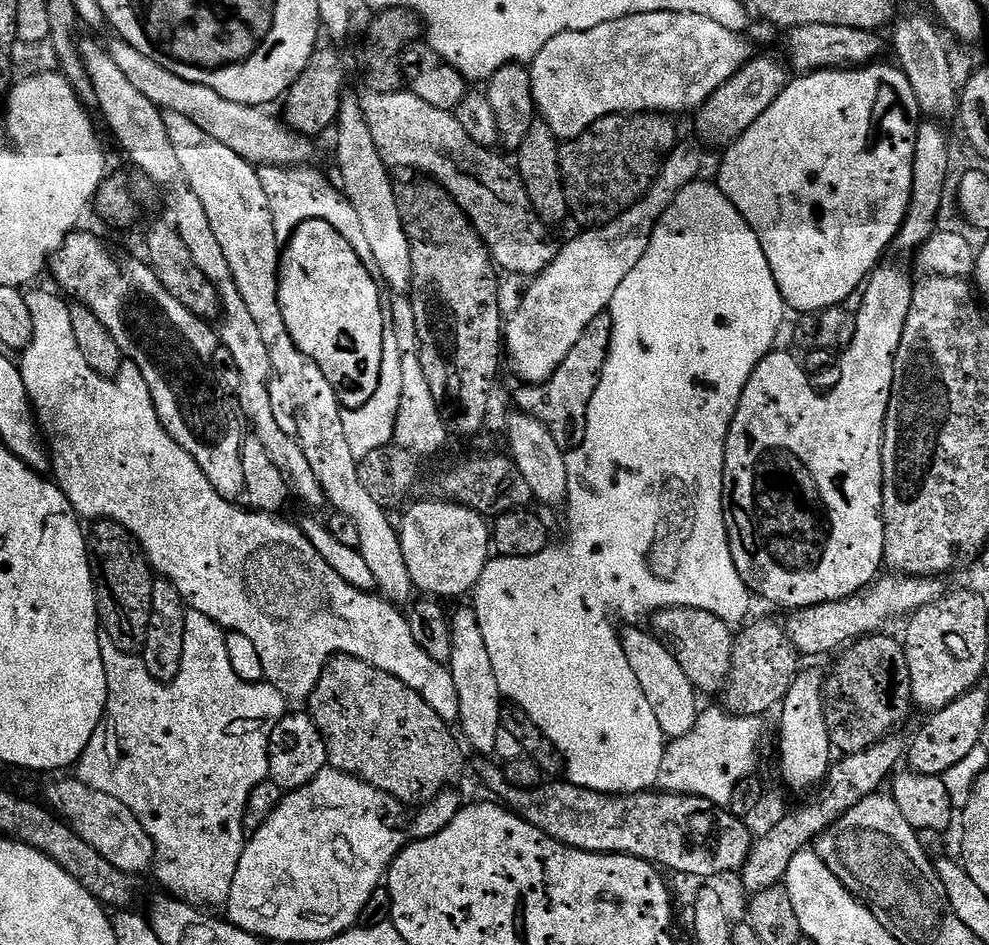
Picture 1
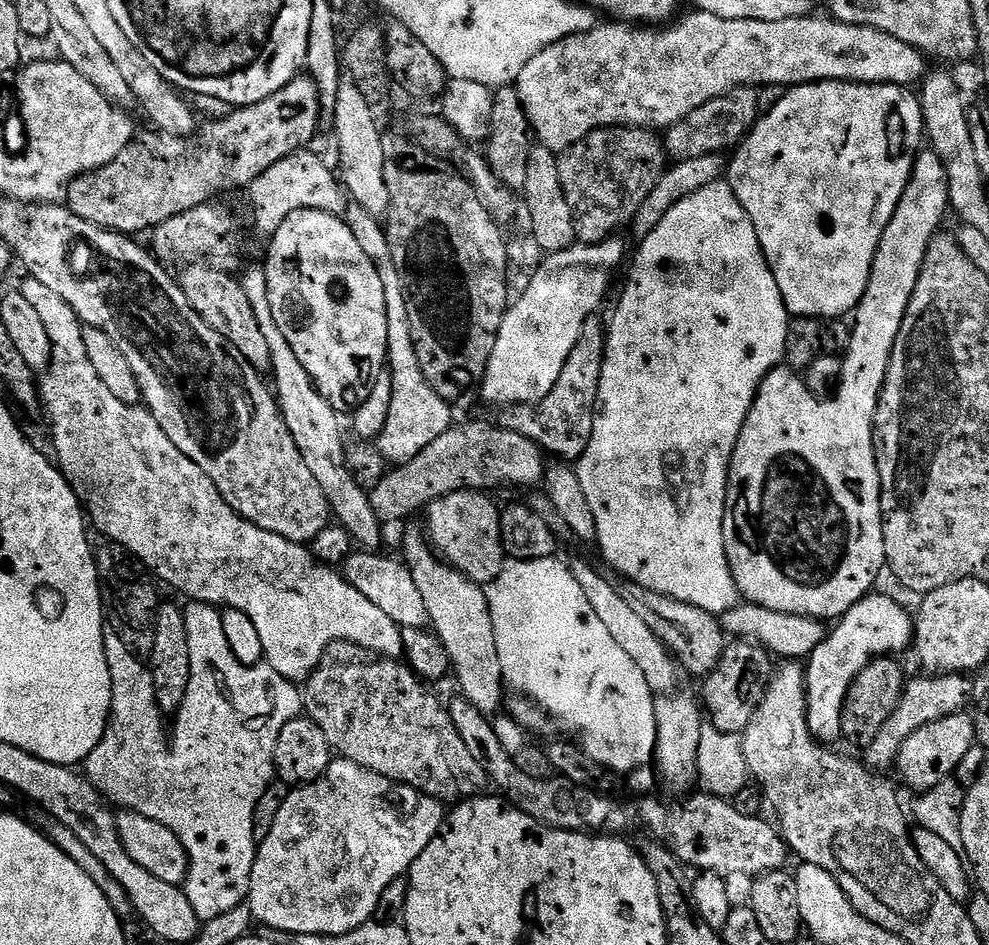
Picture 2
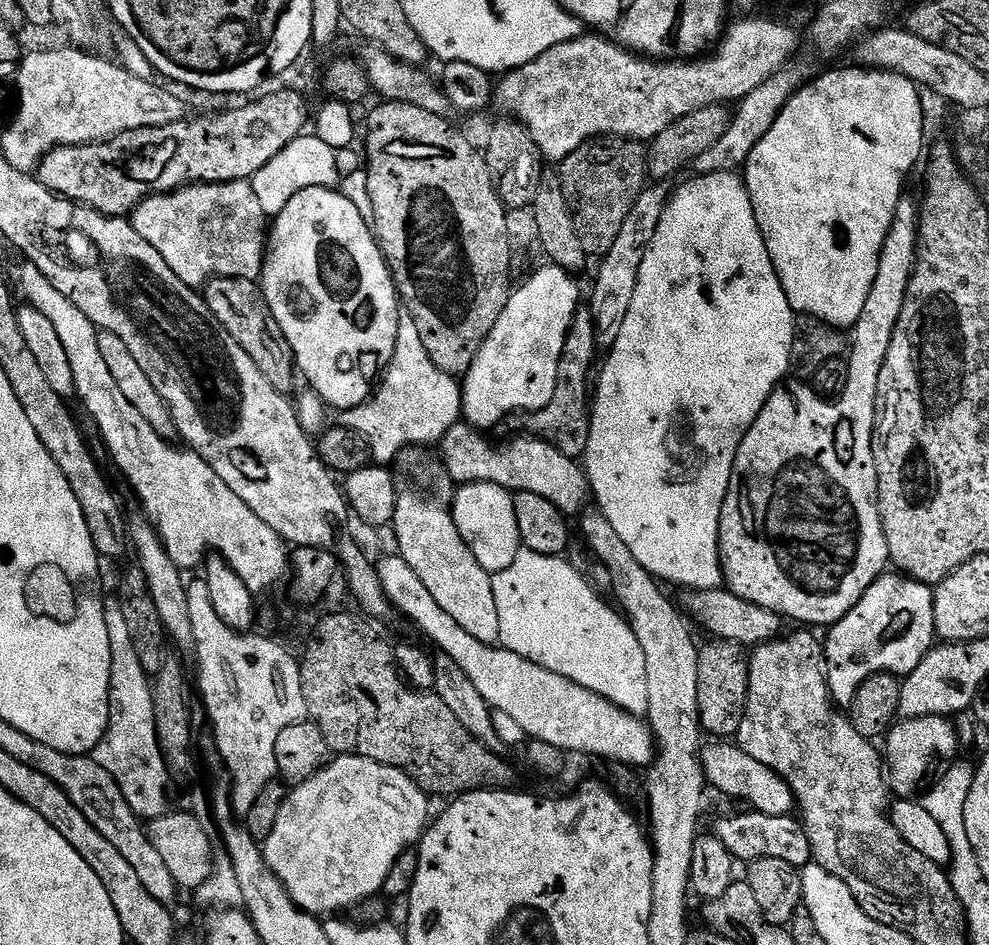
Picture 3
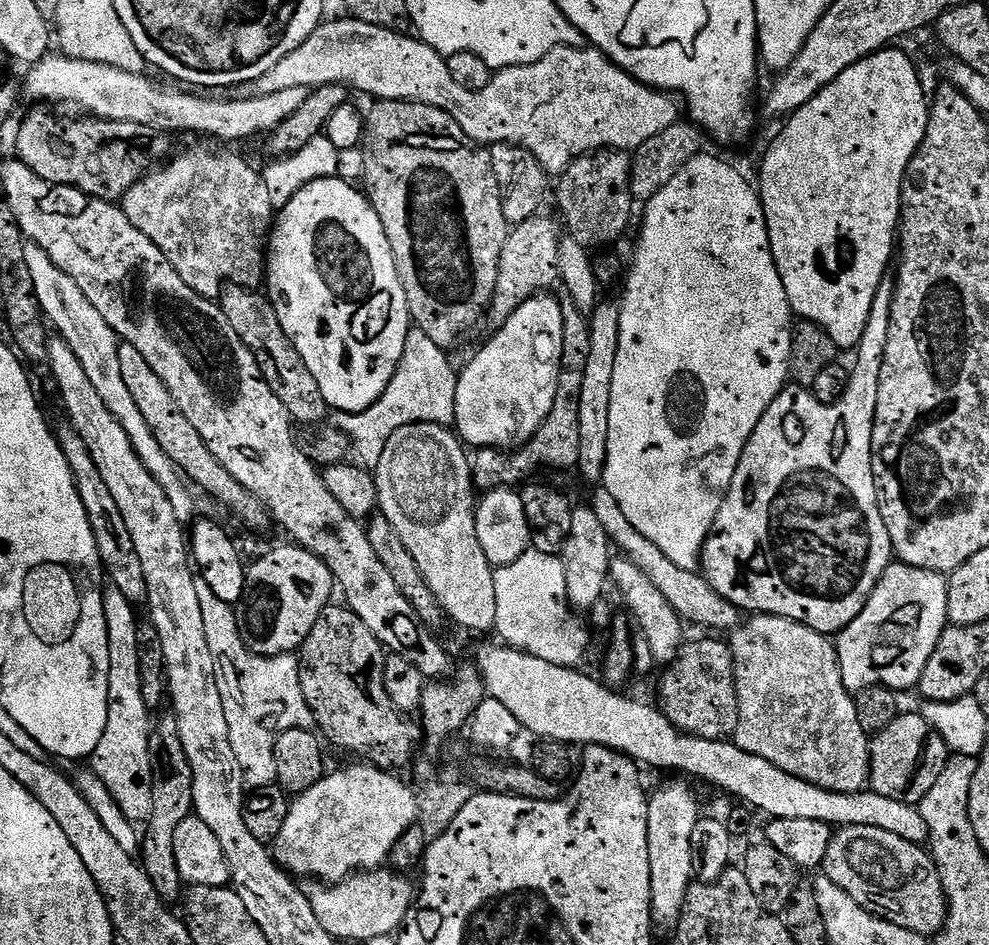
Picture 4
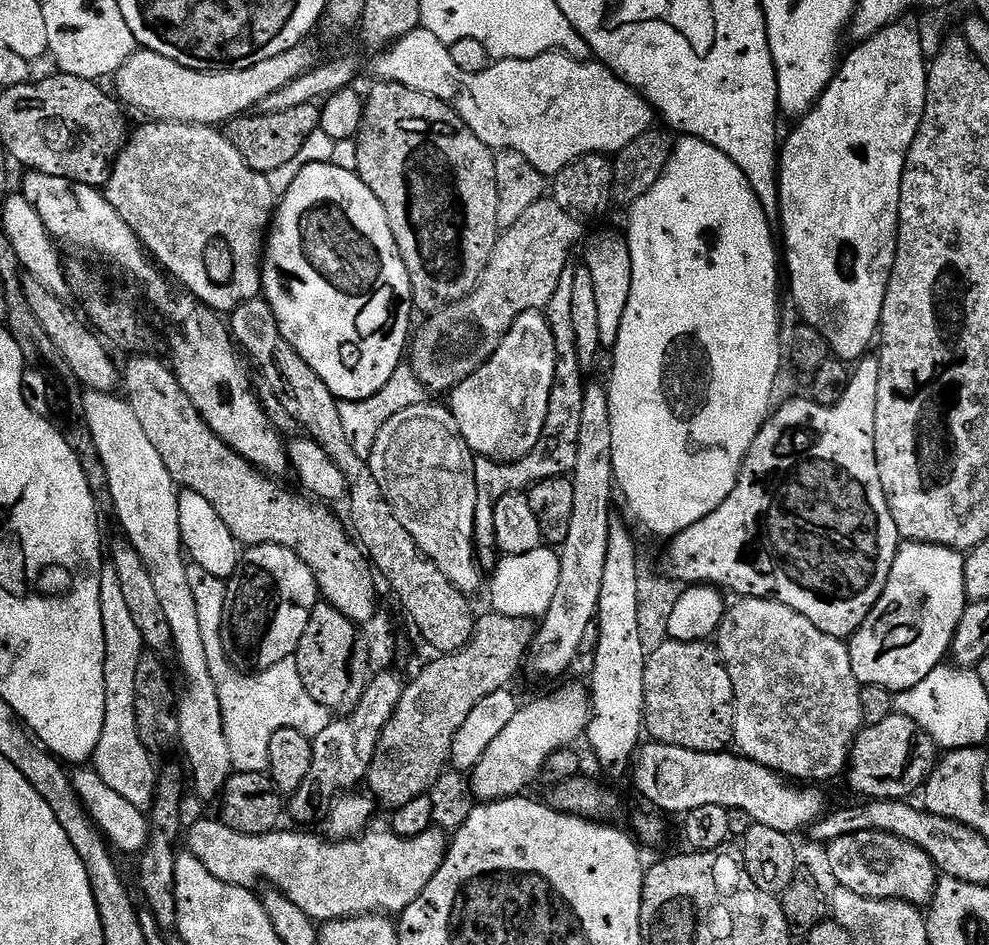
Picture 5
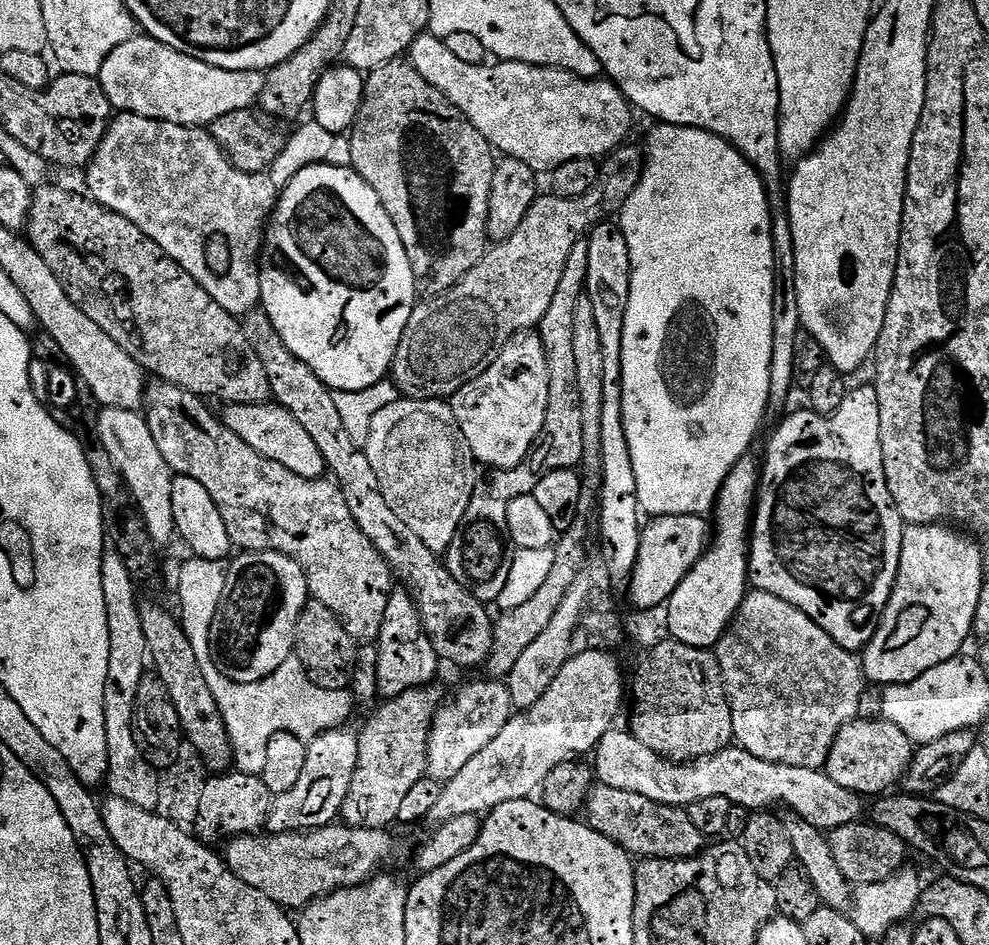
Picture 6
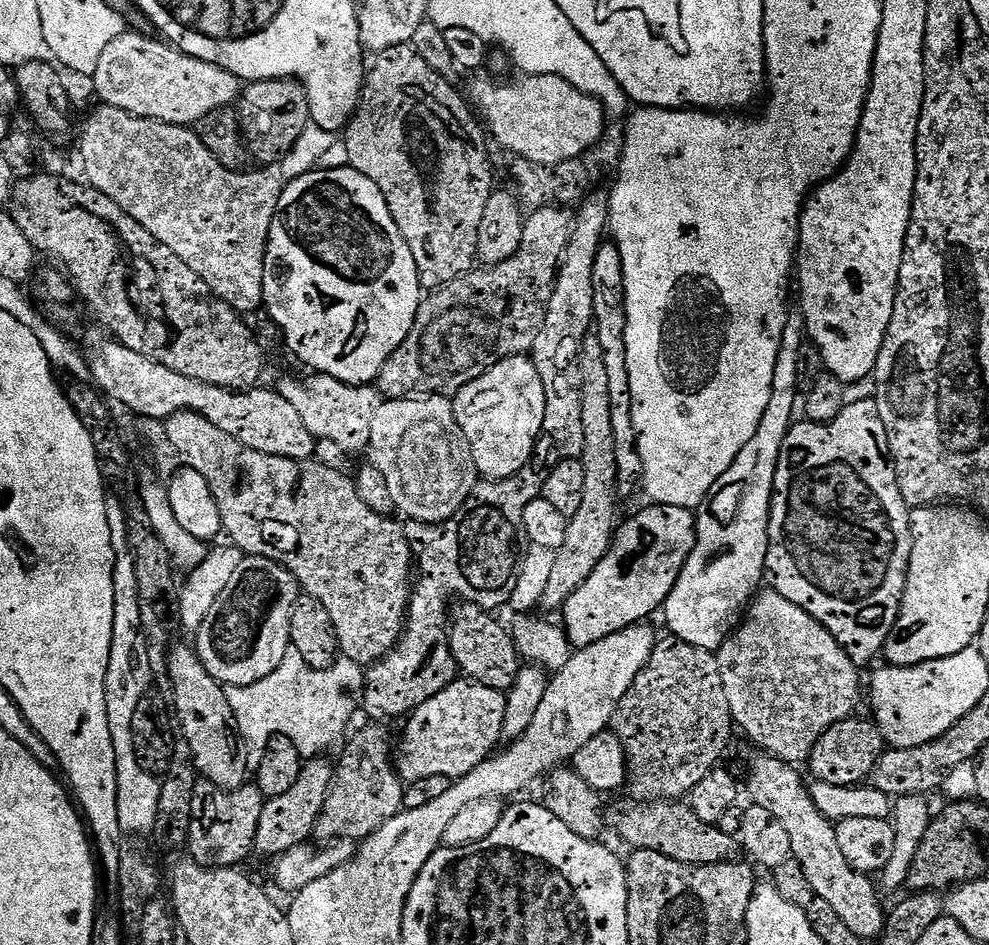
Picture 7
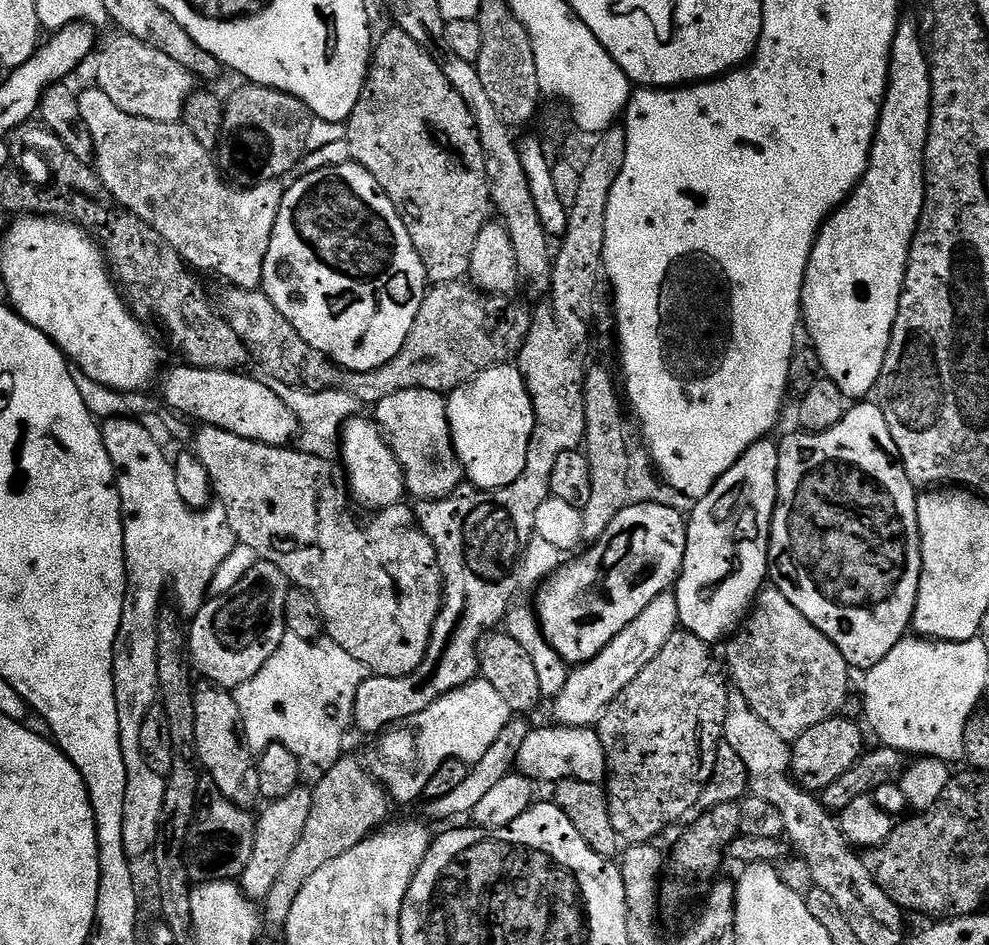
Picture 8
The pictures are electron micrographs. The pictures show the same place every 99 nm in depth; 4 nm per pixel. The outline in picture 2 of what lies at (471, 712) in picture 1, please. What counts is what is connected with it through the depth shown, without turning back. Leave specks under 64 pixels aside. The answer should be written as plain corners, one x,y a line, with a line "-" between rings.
416,532
407,534
404,540
404,562
411,570
411,578
417,589
421,591
432,630
443,642
450,658
461,695
485,716
493,715
501,709
504,679
501,663
498,662
487,591
463,572
444,563
435,554
429,541
421,536

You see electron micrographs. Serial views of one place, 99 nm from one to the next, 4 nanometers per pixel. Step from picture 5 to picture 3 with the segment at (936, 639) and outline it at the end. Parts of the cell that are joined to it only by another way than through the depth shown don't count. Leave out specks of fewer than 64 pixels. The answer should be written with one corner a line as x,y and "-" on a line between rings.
881,574
868,587
858,603
837,624
831,625
832,633
828,641
823,641
823,663
833,705
851,705
862,682
879,672
897,678
909,676
937,639
933,589
903,574
888,575

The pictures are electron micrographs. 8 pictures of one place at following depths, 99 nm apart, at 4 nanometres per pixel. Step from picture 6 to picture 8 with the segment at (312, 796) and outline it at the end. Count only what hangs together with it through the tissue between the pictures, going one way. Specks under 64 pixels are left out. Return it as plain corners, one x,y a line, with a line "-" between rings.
301,786
290,790
286,798
278,798
267,805
264,813
259,813
254,834
254,854
250,854
250,863
238,878
241,892
253,902
263,901
268,895
270,886
282,874
282,866
286,866
286,858
290,858
291,851
298,844
302,836
302,826
310,816
310,802
312,801
312,788

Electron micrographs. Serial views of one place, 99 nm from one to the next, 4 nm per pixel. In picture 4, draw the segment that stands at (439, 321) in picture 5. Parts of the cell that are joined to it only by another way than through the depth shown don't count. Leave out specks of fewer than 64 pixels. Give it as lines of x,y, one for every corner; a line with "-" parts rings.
537,214
531,219
515,225
506,238
506,246
502,250
502,258
498,266
498,280
496,292
492,295
491,303
486,309
487,319
493,320
493,325
506,323
510,314
522,306
530,297
541,290
548,290
553,283
557,283
560,275
558,266
558,250
561,237
556,236
556,224
547,220
544,214

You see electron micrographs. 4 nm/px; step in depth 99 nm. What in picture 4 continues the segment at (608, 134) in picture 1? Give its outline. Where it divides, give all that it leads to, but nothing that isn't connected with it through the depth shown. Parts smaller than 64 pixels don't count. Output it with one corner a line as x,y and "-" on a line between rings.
602,148
595,152
586,152
577,160
571,160
566,170
561,172
554,184
556,204
564,215
567,235
578,241
583,248
595,250
603,244
612,244
628,228
632,220
632,156
619,148

